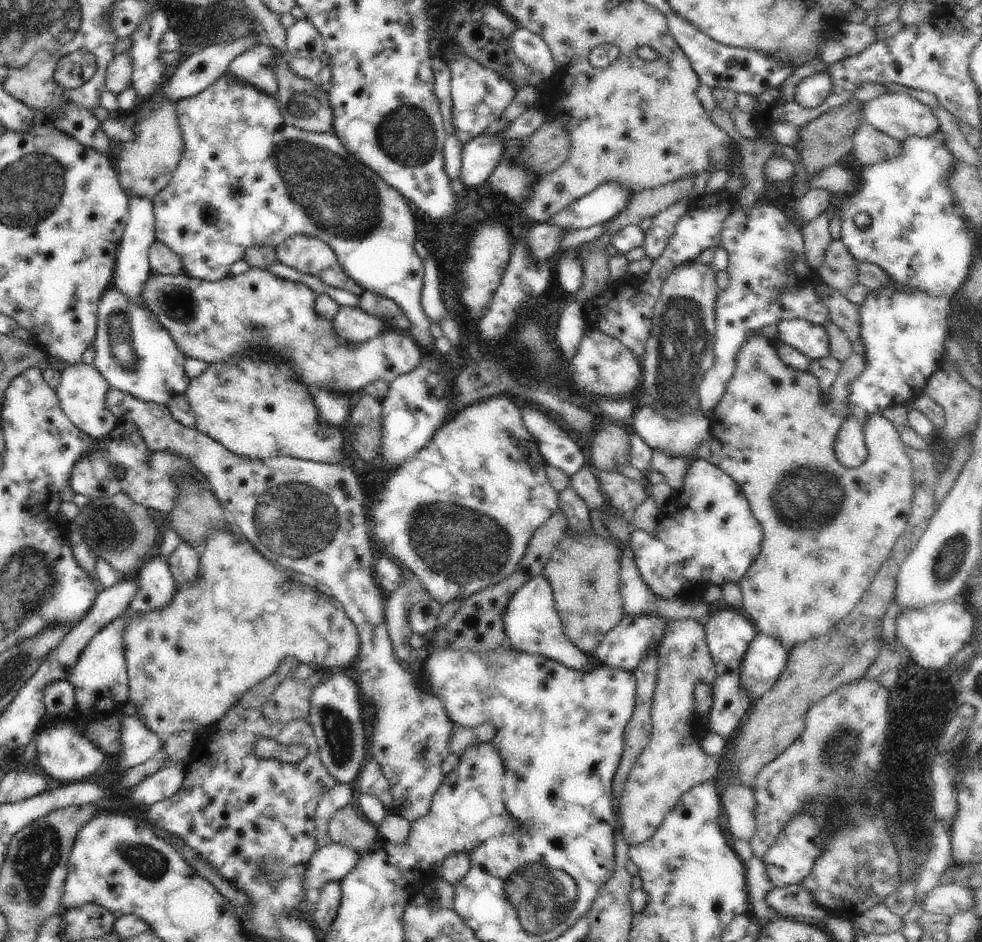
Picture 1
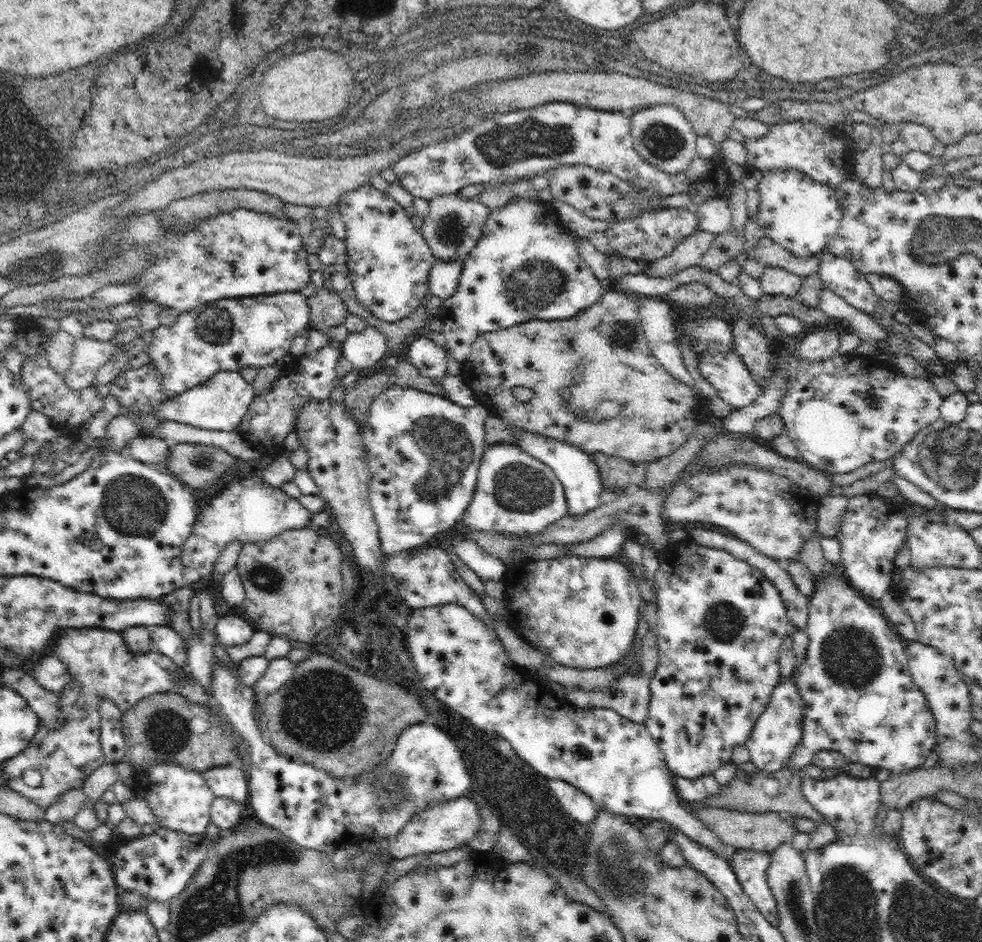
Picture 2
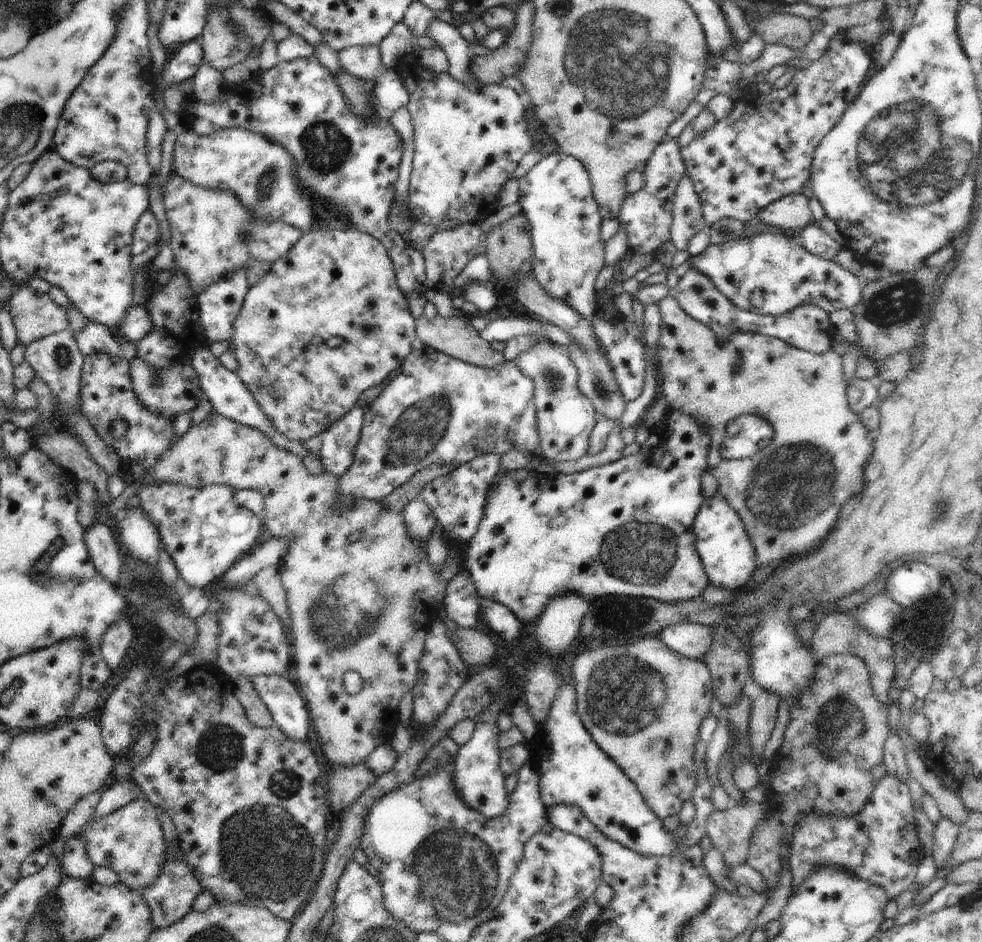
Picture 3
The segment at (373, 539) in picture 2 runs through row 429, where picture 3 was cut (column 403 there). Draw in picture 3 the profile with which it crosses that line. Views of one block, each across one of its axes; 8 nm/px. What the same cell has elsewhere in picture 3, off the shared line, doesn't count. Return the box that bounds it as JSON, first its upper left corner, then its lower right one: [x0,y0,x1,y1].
[229,229,418,442]

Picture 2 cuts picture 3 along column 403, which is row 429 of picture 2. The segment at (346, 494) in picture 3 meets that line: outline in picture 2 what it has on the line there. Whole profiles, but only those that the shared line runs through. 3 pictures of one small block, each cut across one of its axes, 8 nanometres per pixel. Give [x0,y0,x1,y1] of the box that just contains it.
[362,386,490,584]

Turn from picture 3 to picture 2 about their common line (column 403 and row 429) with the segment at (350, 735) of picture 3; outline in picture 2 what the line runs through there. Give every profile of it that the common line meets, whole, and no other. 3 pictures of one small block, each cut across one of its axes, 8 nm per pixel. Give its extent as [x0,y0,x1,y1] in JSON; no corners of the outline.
[461,288,708,462]

